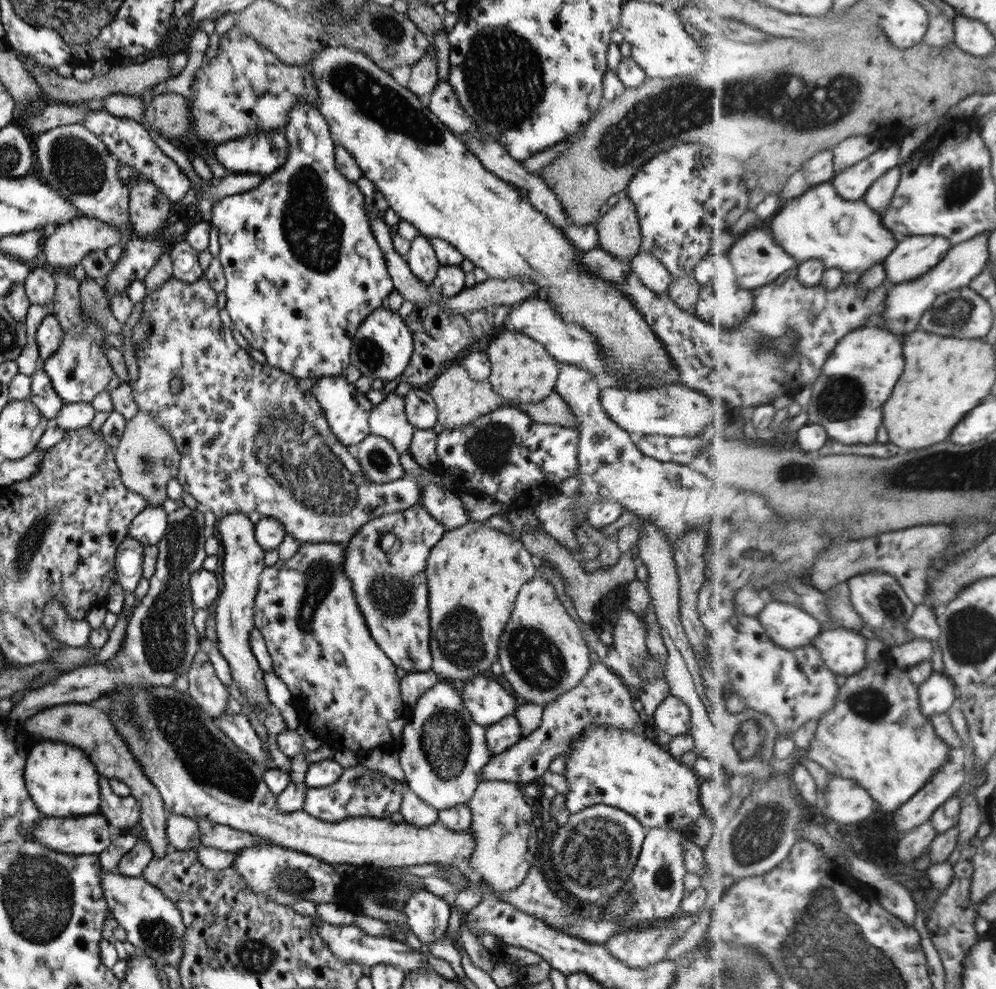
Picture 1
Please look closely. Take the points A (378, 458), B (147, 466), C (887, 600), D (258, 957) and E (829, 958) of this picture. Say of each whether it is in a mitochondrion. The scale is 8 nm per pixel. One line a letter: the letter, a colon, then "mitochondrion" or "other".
A: mitochondrion
B: mitochondrion
C: mitochondrion
D: mitochondrion
E: mitochondrion

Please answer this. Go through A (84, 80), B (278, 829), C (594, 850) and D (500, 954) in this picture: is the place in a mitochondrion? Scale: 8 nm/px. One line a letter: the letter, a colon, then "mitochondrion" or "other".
A: other
B: other
C: mitochondrion
D: other

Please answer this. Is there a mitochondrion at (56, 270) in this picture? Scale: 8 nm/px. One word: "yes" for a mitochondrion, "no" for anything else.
no

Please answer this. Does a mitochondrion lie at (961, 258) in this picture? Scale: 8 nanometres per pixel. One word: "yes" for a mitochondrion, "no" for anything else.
no

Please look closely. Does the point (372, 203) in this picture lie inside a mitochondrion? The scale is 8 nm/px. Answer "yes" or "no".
no

